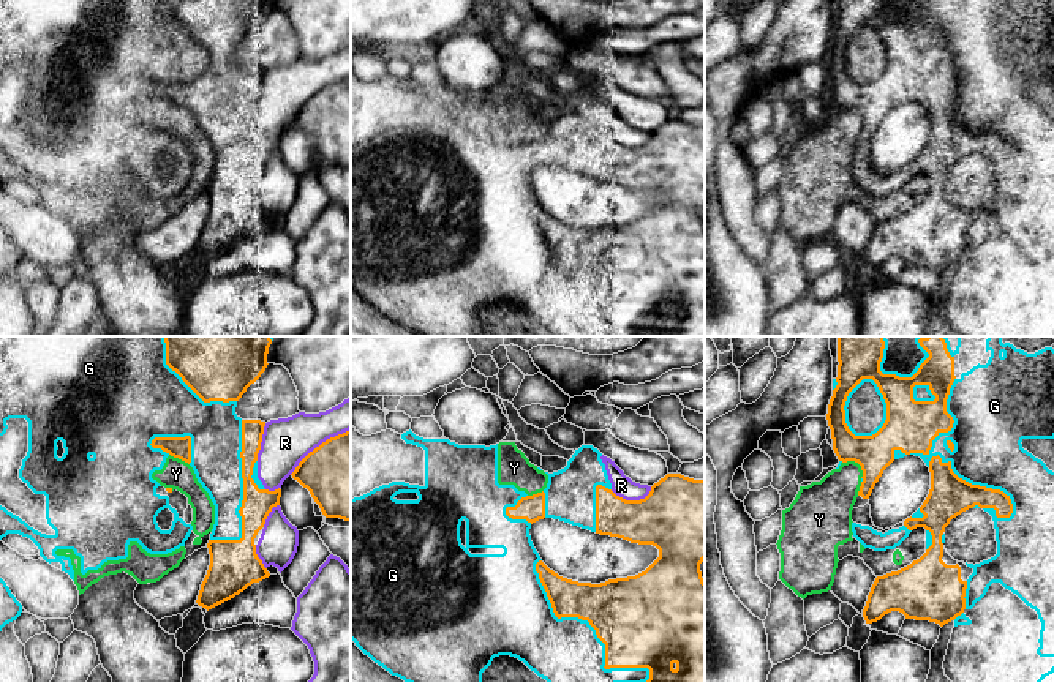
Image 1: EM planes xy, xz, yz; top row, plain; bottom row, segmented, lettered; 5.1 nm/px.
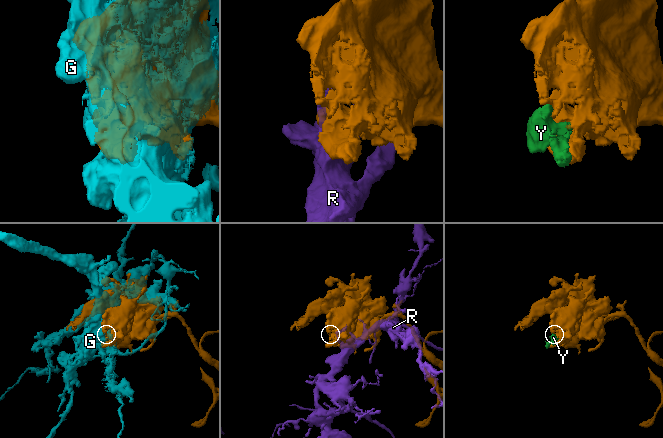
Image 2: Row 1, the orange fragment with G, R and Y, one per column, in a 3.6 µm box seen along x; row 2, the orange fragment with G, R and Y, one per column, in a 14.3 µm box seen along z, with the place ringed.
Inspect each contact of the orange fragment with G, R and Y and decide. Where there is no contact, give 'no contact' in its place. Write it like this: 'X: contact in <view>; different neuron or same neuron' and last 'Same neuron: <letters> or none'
G: contact in xz; different neuron
R: contact in xy; different neuron
Y: contact in yz; different neuron
Same neuron: none

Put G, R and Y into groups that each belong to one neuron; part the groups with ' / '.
G Y / R

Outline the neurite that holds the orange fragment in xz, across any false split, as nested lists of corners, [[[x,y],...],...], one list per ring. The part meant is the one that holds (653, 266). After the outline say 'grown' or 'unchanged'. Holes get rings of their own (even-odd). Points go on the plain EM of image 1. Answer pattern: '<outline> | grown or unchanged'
[[[667,120],[640,147],[626,147],[612,136],[597,131],[596,180],[618,183],[638,191],[653,191],[659,196],[659,204],[635,223],[608,226],[600,230],[563,224],[539,207],[536,218],[555,262],[558,265],[578,264],[589,268],[597,284],[605,290],[605,316],[649,316],[646,328],[615,330],[612,336],[705,336],[705,227],[700,218],[700,210],[705,207],[705,126]]] | unchanged

